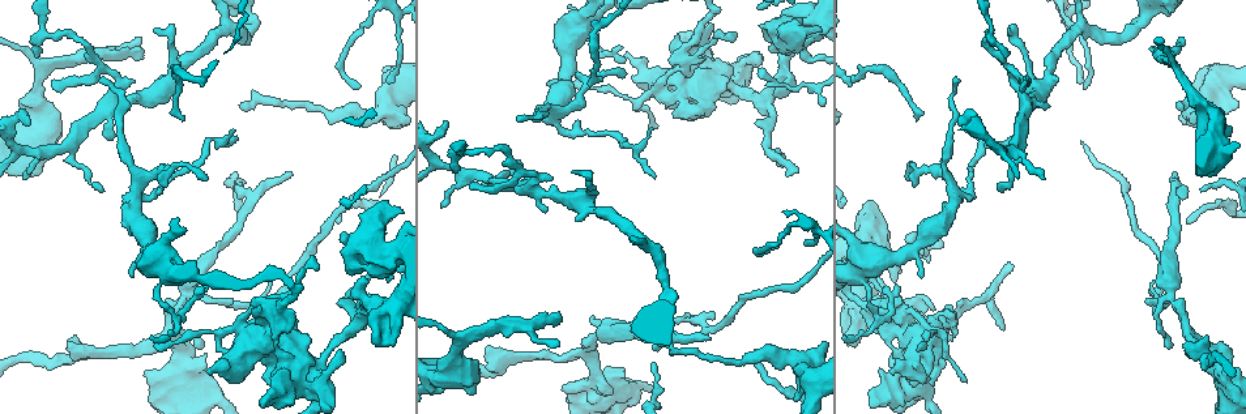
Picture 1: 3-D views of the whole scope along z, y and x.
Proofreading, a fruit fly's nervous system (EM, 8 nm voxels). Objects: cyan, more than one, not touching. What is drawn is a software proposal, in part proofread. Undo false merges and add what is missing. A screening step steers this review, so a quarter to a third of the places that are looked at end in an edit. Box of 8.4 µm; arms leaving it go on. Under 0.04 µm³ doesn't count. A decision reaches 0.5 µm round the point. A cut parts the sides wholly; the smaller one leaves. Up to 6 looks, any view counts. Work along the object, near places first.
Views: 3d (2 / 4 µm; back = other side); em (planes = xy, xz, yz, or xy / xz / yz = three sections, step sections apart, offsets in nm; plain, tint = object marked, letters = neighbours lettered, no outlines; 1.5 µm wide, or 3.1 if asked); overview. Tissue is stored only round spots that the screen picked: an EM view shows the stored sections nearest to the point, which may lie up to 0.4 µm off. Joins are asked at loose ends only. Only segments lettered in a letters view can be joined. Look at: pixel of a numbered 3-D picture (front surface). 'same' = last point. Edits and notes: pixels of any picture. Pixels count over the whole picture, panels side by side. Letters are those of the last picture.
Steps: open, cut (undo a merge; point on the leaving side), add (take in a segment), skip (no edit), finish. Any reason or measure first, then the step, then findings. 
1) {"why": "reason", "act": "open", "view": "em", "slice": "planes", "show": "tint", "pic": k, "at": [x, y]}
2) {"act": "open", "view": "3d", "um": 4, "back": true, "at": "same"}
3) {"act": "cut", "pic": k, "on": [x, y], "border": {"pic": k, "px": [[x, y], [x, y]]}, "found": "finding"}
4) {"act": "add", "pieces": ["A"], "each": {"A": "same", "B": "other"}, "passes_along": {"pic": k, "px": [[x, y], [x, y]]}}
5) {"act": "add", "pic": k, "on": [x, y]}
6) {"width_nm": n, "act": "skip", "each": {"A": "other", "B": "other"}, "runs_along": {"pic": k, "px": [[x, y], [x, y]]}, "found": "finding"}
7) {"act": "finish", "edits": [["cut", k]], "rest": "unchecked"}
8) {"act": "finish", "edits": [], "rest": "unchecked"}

{"why": "an open end", "act": "open", "view": "3d", "um": 2, "pic": 1, "at": [290, 173]}

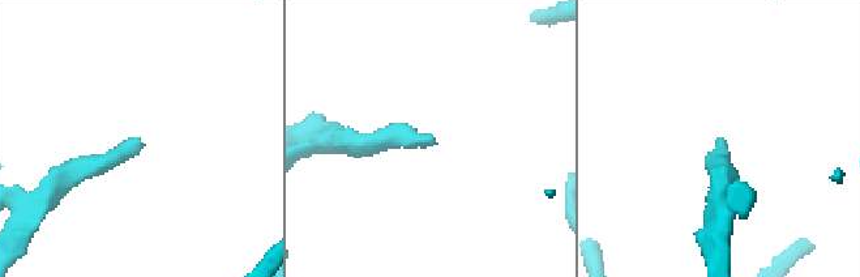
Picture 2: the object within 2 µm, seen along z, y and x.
{"act": "open", "view": "em", "slice": "xz", "step": 8, "show": "letters", "pic": 2, "at": [435, 144]}

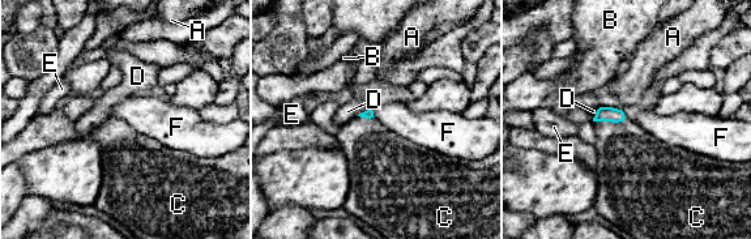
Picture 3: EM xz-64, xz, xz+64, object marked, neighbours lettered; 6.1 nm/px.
{"act": "open", "view": "em", "slice": "planes", "show": "letters", "at": "same"}

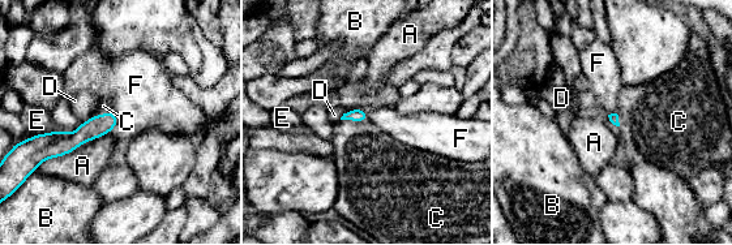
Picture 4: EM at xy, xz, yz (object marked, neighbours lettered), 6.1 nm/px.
{"act": "add", "pic": 4, "on": [367, 158], "each": {"A": "other", "B": "other", "C": "same", "D": "other", "E": "other", "F": "other"}, "found": "it goes on there"}

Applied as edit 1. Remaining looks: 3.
{"why": "redraw", "act": "open", "view": "overview"}

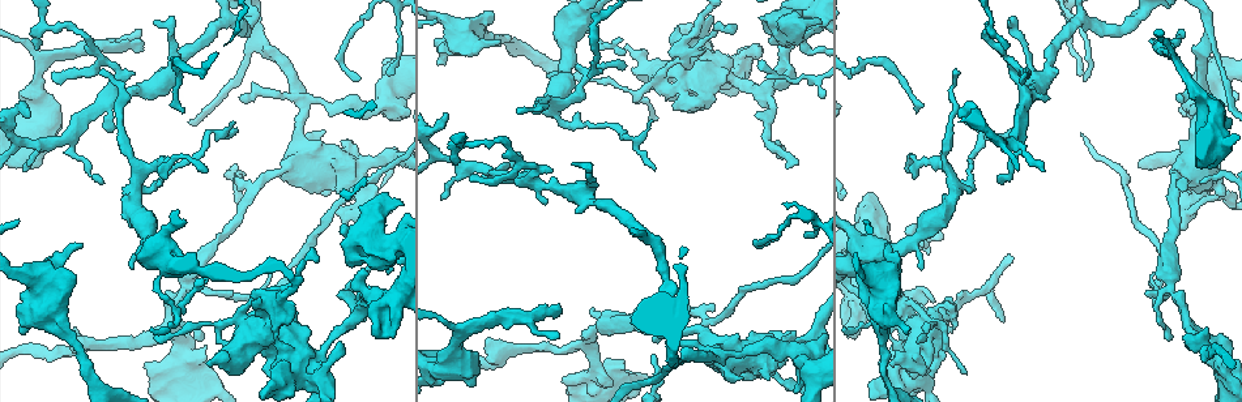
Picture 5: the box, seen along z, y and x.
{"why": "branch stops here", "act": "open", "view": "em", "slice": "planes", "show": "letters", "pic": 5, "at": [797, 165]}

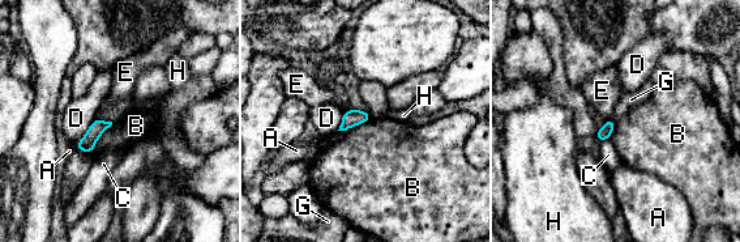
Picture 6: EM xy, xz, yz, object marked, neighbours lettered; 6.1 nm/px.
{"act": "skip", "each": {"A": "other", "B": "other", "C": "other", "D": "other", "E": "other", "G": "other", "H": "other"}, "border": {"pic": 6, "px": [[112, 123], [89, 153]]}, "found": "no lettered segment goes on from it"}

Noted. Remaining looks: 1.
{"act": "finish", "edits": [["add", 4]], "rest": "unchecked"}

